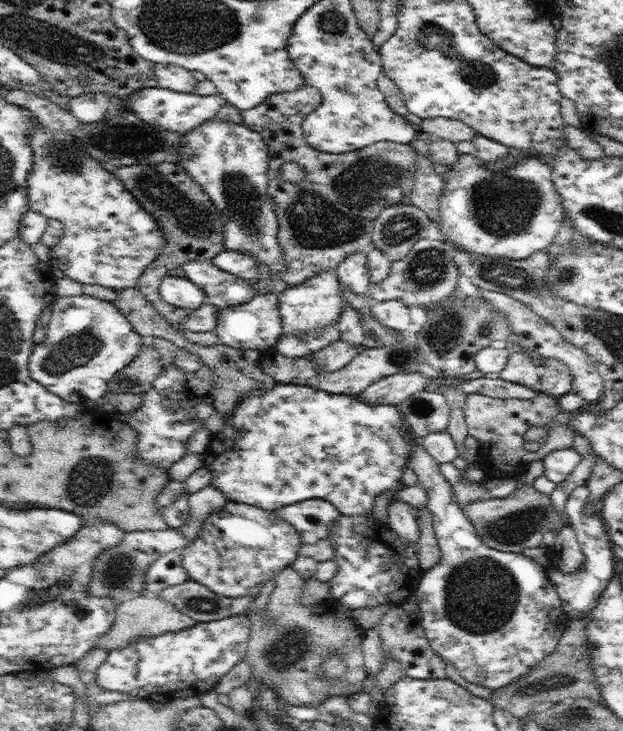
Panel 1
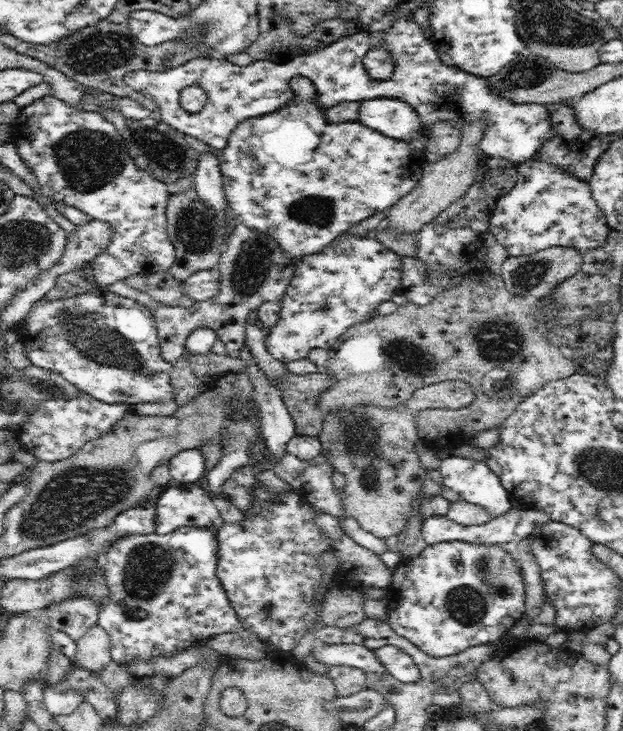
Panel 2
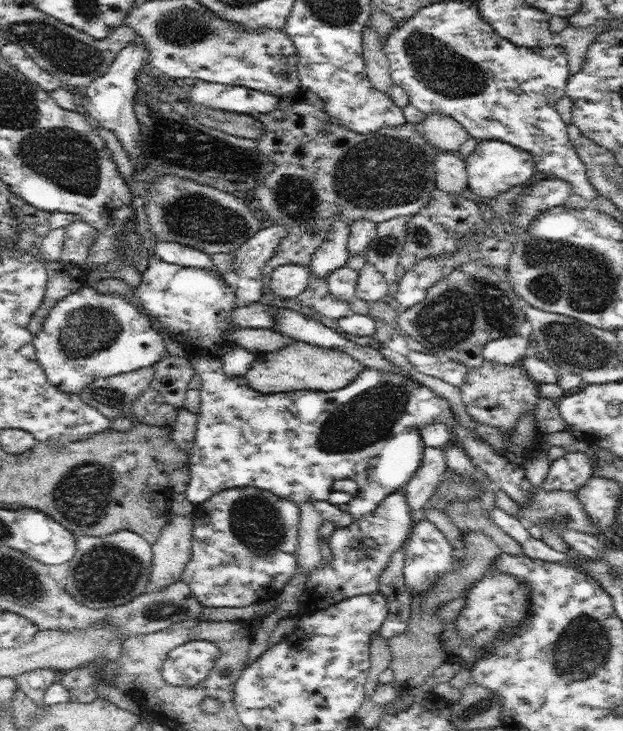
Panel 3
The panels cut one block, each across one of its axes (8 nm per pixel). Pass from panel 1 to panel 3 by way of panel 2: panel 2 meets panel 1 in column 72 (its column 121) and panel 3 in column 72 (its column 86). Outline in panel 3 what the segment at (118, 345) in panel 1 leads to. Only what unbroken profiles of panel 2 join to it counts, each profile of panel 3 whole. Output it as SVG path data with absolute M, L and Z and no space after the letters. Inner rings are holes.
M88 286L79 288L76 292L69 294L62 300L59 300L52 307L52 310L50 310L44 324L42 325L42 330L33 335L33 343L38 362L42 365L46 378L62 392L74 393L76 397L79 392L82 392L82 389L87 384L94 382L97 378L108 378L125 372L132 372L134 370L141 369L142 367L155 365L167 354L163 338L159 335L157 330L153 329L153 326L150 326L150 320L148 320L148 317L138 310L138 307L134 306L133 302L128 302L122 294L100 294L94 287Z

